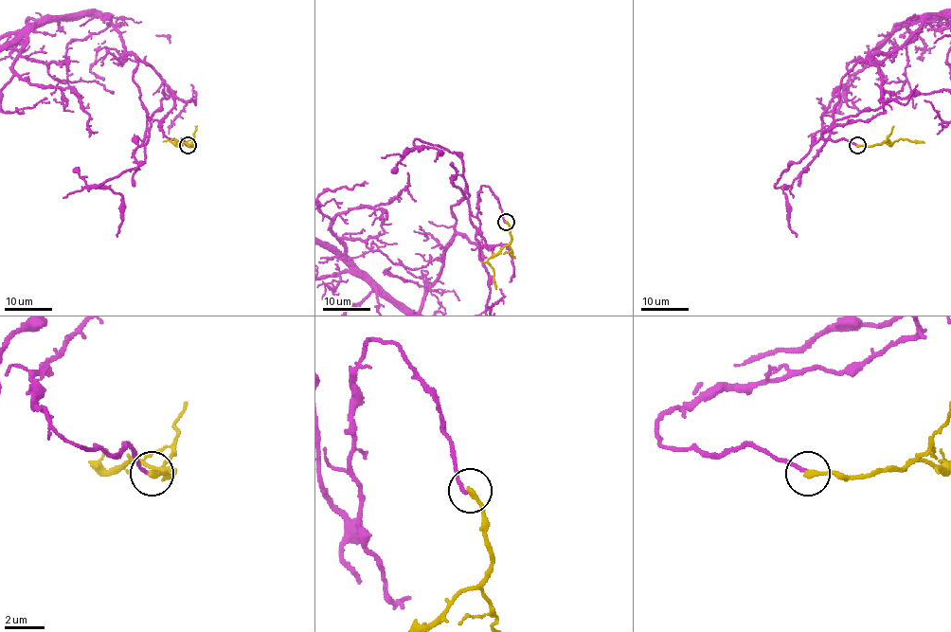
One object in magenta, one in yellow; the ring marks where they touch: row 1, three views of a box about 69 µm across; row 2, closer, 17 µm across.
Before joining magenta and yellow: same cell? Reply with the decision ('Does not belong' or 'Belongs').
Does not belong

